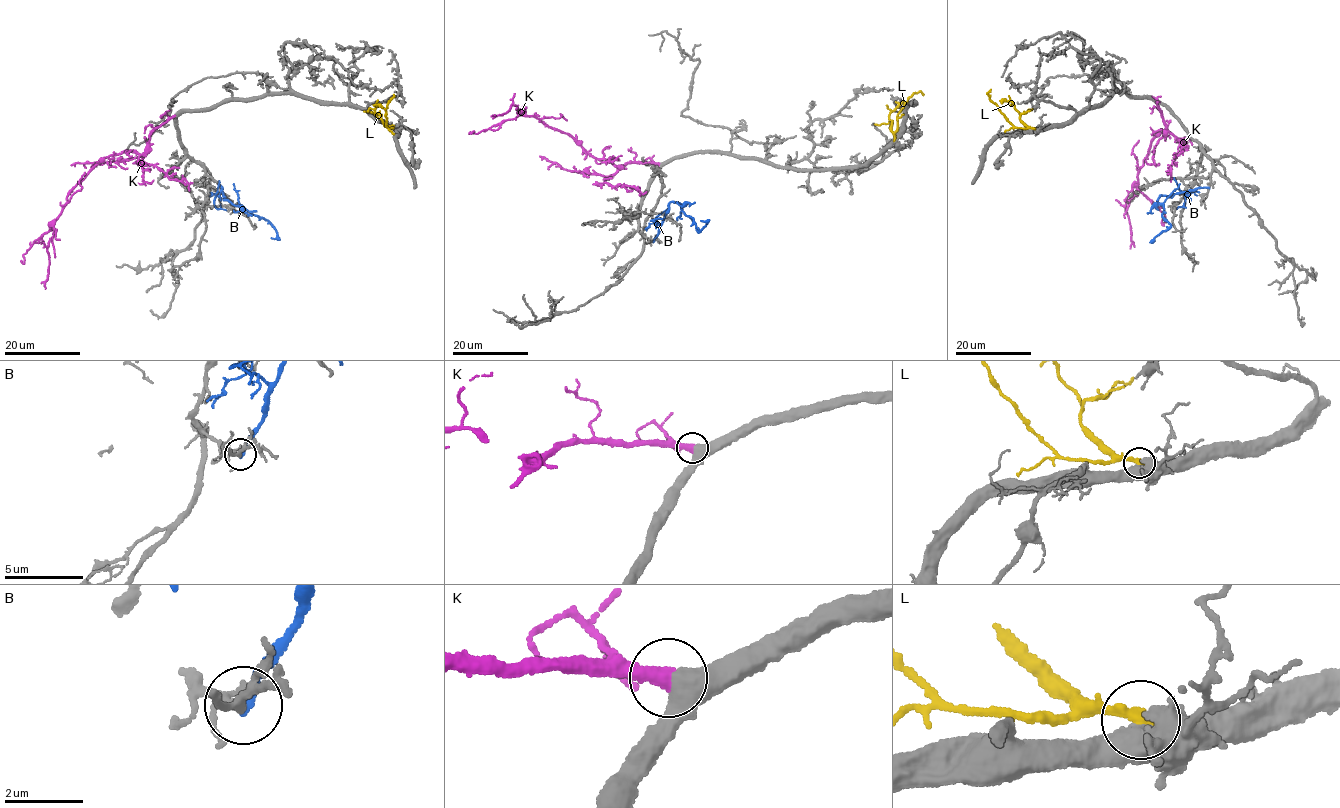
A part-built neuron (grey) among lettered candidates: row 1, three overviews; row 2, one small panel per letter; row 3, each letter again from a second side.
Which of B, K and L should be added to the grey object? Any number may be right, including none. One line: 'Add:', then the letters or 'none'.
Add: K

